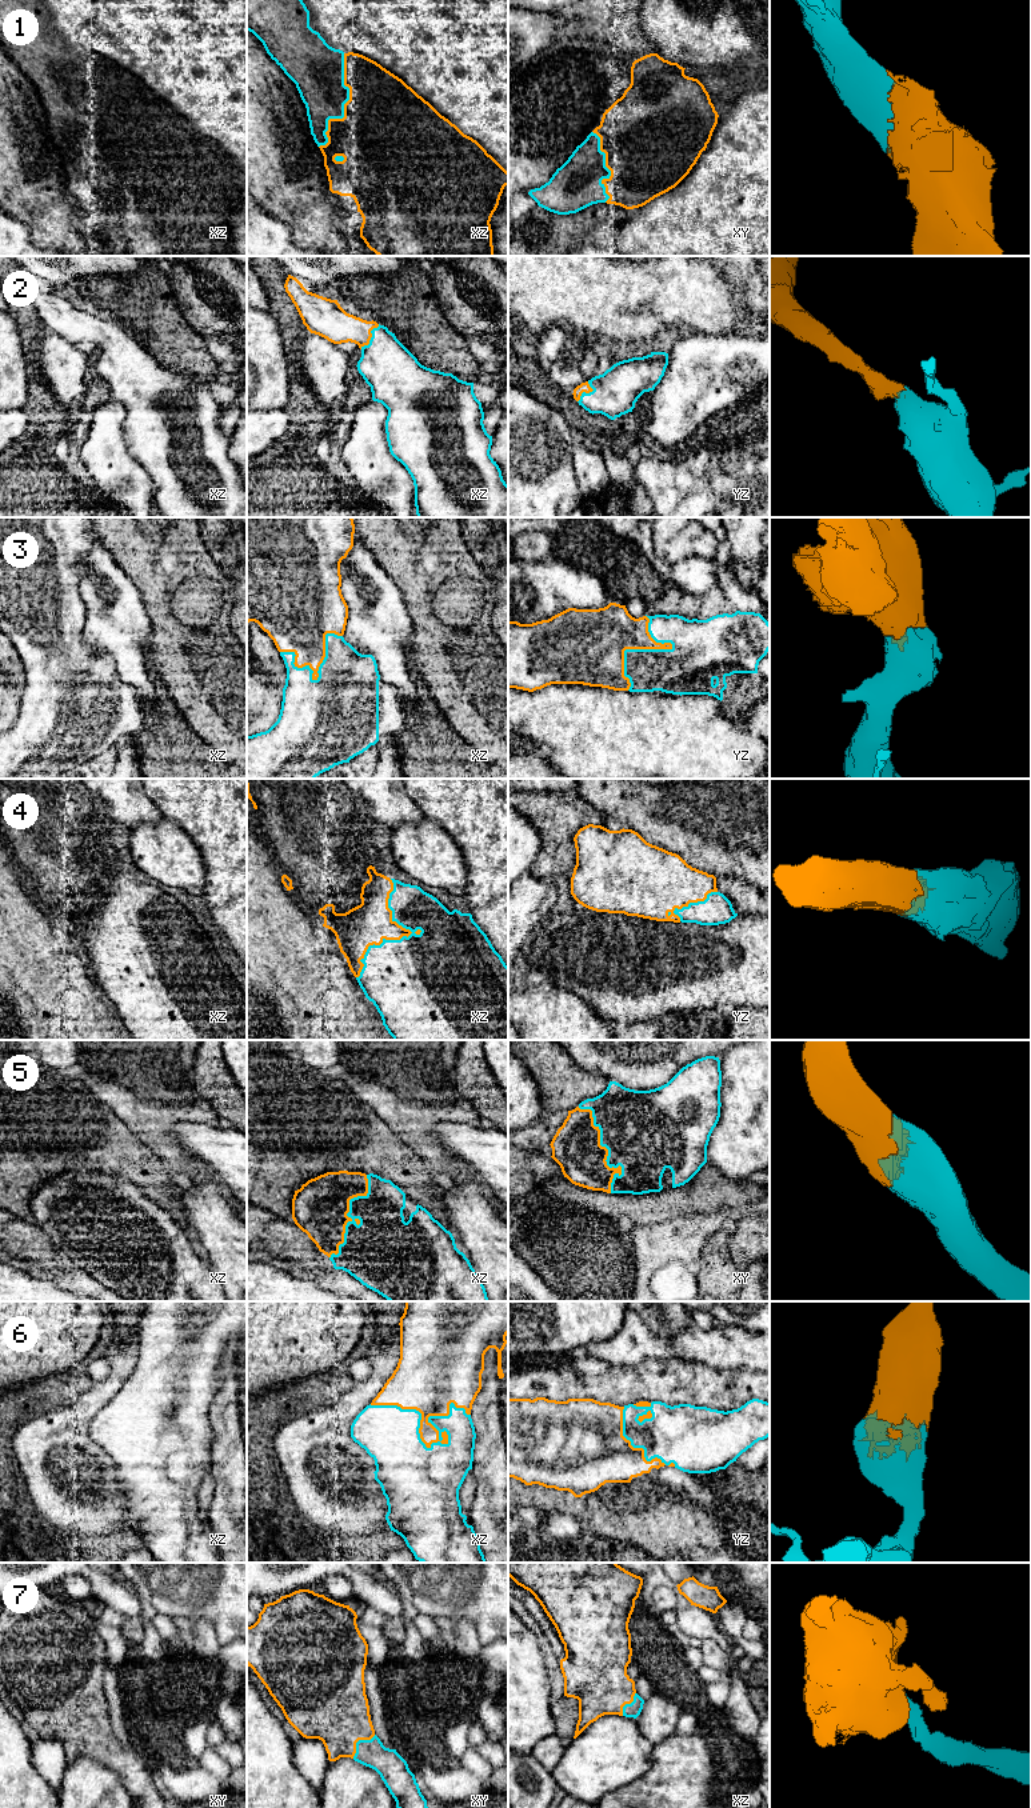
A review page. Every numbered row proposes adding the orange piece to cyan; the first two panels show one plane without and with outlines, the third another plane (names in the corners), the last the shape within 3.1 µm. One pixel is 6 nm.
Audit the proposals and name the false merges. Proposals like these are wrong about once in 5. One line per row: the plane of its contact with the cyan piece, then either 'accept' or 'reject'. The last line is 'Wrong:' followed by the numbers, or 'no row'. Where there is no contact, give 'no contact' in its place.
1: xz | accept
2: xz | accept
3: yz | accept
4: xz | accept
5: xz | accept
6: xz | accept
7: xy | accept
Wrong: no row

